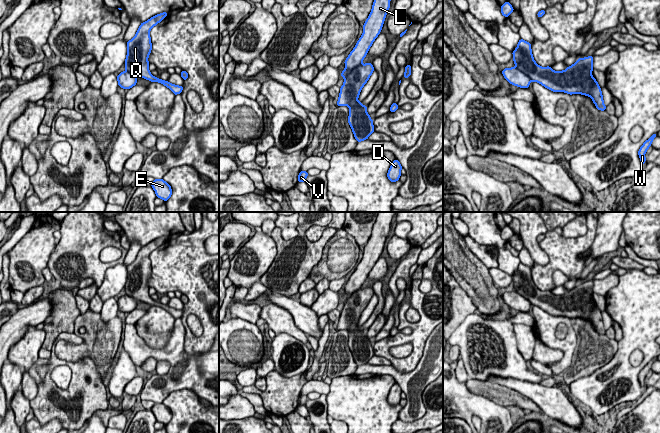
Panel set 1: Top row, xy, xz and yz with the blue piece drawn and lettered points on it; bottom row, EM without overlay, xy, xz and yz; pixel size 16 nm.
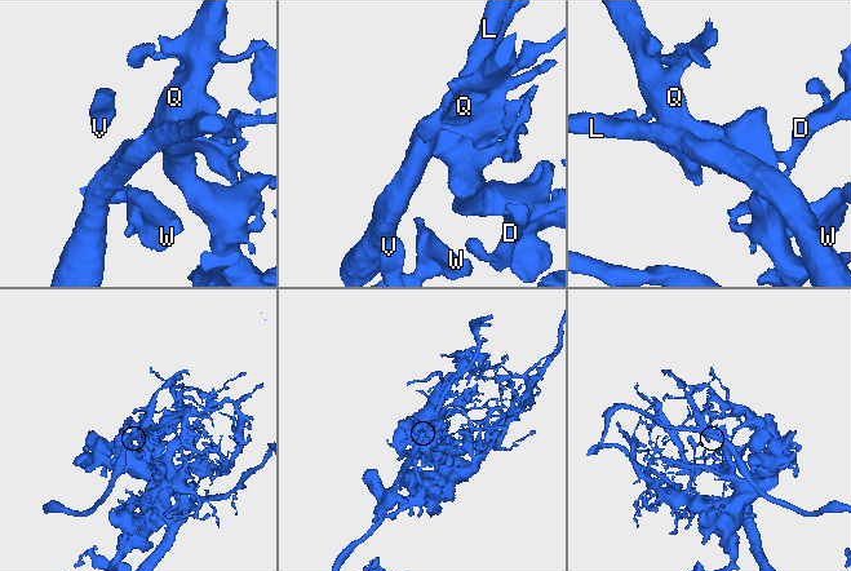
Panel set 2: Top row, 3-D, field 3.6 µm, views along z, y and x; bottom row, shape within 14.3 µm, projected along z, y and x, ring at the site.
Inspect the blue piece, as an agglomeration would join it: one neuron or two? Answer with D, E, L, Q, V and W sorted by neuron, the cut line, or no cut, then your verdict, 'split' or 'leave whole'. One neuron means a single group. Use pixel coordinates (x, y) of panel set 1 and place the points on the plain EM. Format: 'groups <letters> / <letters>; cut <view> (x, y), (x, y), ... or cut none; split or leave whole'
groups D E Q V W / L; cut xz (361, 287), (344, 302); split

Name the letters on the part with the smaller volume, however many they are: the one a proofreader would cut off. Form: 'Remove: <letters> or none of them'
Remove: L

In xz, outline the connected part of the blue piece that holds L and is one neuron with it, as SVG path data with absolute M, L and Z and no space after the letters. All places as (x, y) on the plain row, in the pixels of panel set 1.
M378 212L370 239L363 249L363 258L344 285L345 293L342 295L341 301L347 301L354 292L362 288L369 272L381 256L386 238L390 232L392 218L396 213L397 212Z

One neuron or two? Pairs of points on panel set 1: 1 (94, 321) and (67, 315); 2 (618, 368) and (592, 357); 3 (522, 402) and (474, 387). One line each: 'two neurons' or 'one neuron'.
1: two neurons
2: two neurons
3: one neuron

